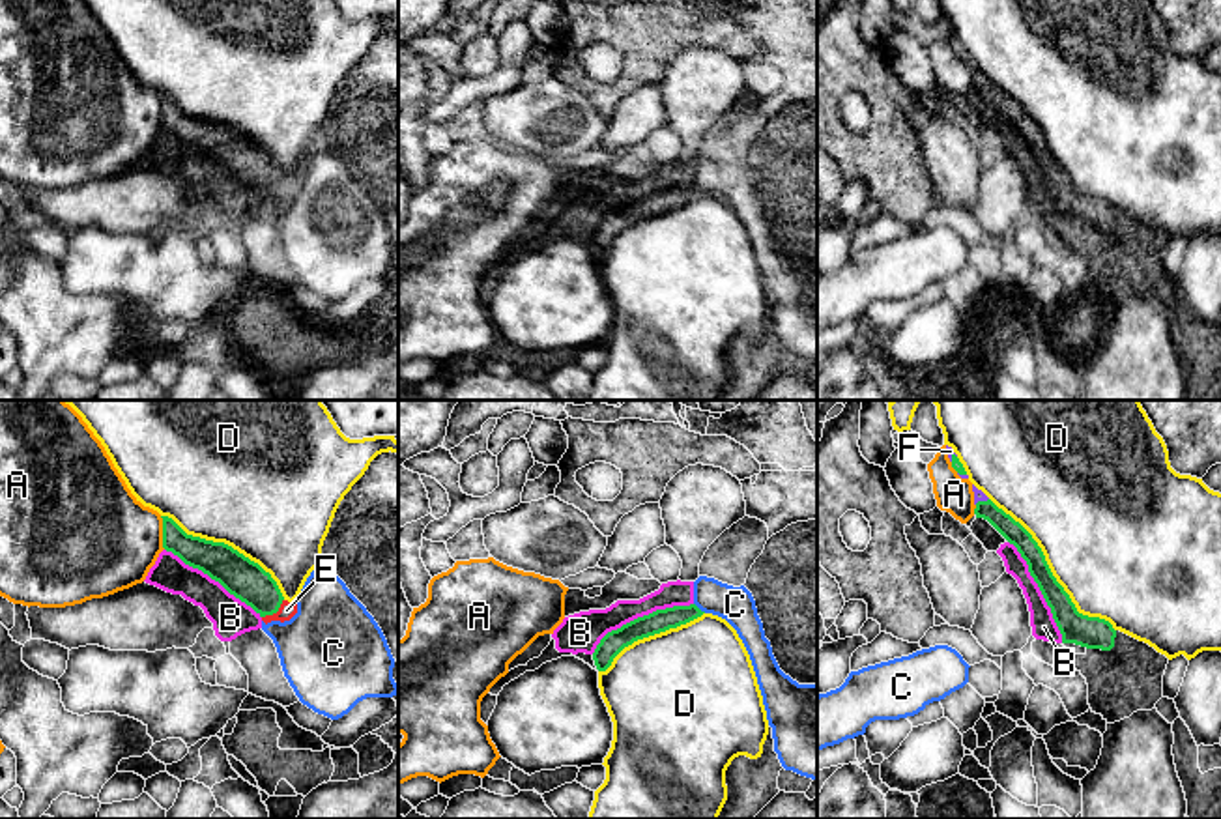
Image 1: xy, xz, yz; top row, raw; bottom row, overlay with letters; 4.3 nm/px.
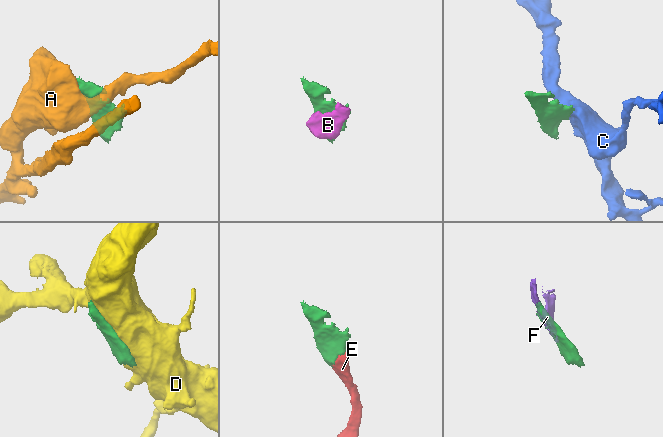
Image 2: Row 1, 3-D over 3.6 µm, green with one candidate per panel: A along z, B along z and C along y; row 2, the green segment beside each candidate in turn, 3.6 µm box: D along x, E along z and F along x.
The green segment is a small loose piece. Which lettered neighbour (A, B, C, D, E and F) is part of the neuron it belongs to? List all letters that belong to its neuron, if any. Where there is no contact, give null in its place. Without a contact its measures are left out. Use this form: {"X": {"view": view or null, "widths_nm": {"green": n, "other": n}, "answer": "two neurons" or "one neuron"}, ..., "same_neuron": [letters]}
{"A": {"view": "xy", "widths_nm": {"green": 140, "other": 440}, "answer": "two neurons"}, "B": {"view": "xz", "widths_nm": {"green": 100, "other": 160}, "answer": "two neurons"}, "C": {"view": "xz", "widths_nm": {"green": 100, "other": 160}, "answer": "two neurons"}, "D": {"view": "yz", "widths_nm": {"green": 120, "other": 500}, "answer": "two neurons"}, "E": {"view": "xy", "widths_nm": {"green": 170, "other": 70}, "answer": "one neuron"}, "F": {"view": "yz", "widths_nm": {"green": 90, "other": 50}, "answer": "one neuron"}, "same_neuron": ["E", "F"]}

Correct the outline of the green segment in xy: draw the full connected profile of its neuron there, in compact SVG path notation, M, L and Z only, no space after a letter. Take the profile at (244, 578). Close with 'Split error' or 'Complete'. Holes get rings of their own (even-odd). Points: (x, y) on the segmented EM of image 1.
M163 518L163 548L185 565L219 582L230 595L251 606L262 621L290 621L297 604L288 602L277 582L258 563L224 542L187 535L172 518Z. Split error

